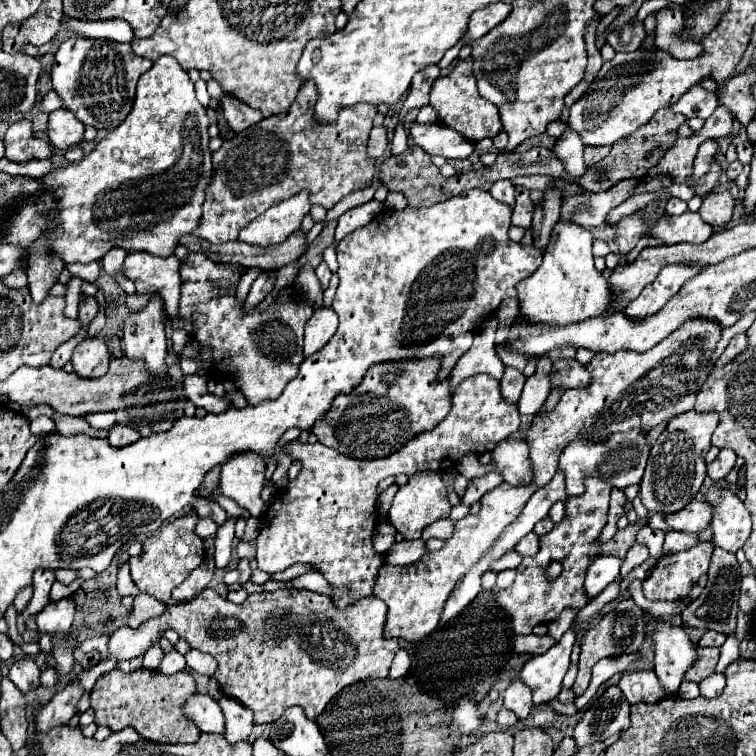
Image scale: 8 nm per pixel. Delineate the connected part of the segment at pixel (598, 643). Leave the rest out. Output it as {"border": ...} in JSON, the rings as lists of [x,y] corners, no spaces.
{"border":[[[623,599],[617,609],[601,619],[599,625],[587,629],[587,633],[581,637],[581,657],[579,657],[579,673],[575,679],[575,693],[581,695],[591,679],[591,669],[593,665],[603,659],[603,657],[613,657],[613,655],[629,655],[637,653],[641,643],[645,641],[645,621],[643,621],[643,611],[635,605],[633,599]]]}

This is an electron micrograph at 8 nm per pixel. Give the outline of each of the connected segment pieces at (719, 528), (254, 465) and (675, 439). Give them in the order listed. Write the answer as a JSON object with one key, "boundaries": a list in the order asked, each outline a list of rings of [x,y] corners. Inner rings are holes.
{"boundaries":[[[[711,487],[707,501],[715,509],[711,521],[711,529],[715,531],[713,545],[723,547],[729,553],[737,553],[751,535],[749,511],[737,495],[723,487]]],[[[235,455],[221,467],[221,493],[247,509],[255,519],[265,511],[265,503],[259,495],[263,485],[265,463],[259,455]]],[[[687,411],[671,419],[667,429],[655,441],[647,469],[641,481],[641,501],[647,511],[671,515],[681,511],[691,499],[695,499],[705,479],[705,455],[711,447],[711,435],[719,423],[715,413]]]]}

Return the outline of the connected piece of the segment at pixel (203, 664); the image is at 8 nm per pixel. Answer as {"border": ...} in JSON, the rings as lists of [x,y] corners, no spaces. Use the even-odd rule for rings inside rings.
{"border":[[[191,649],[191,651],[185,655],[185,659],[187,659],[187,667],[193,669],[195,673],[213,677],[215,671],[217,671],[217,663],[215,663],[213,655],[207,655],[207,653],[201,653],[201,651]]]}

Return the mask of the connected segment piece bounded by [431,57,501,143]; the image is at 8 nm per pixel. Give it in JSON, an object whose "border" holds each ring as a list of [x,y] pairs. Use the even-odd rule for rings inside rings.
{"border":[[[469,57],[465,61],[459,61],[447,77],[435,79],[431,89],[431,107],[439,113],[441,123],[461,133],[467,141],[477,143],[485,137],[491,137],[491,139],[497,137],[501,133],[501,119],[499,119],[497,107],[477,93],[477,83],[475,83],[471,65],[473,65],[473,59]]]}

